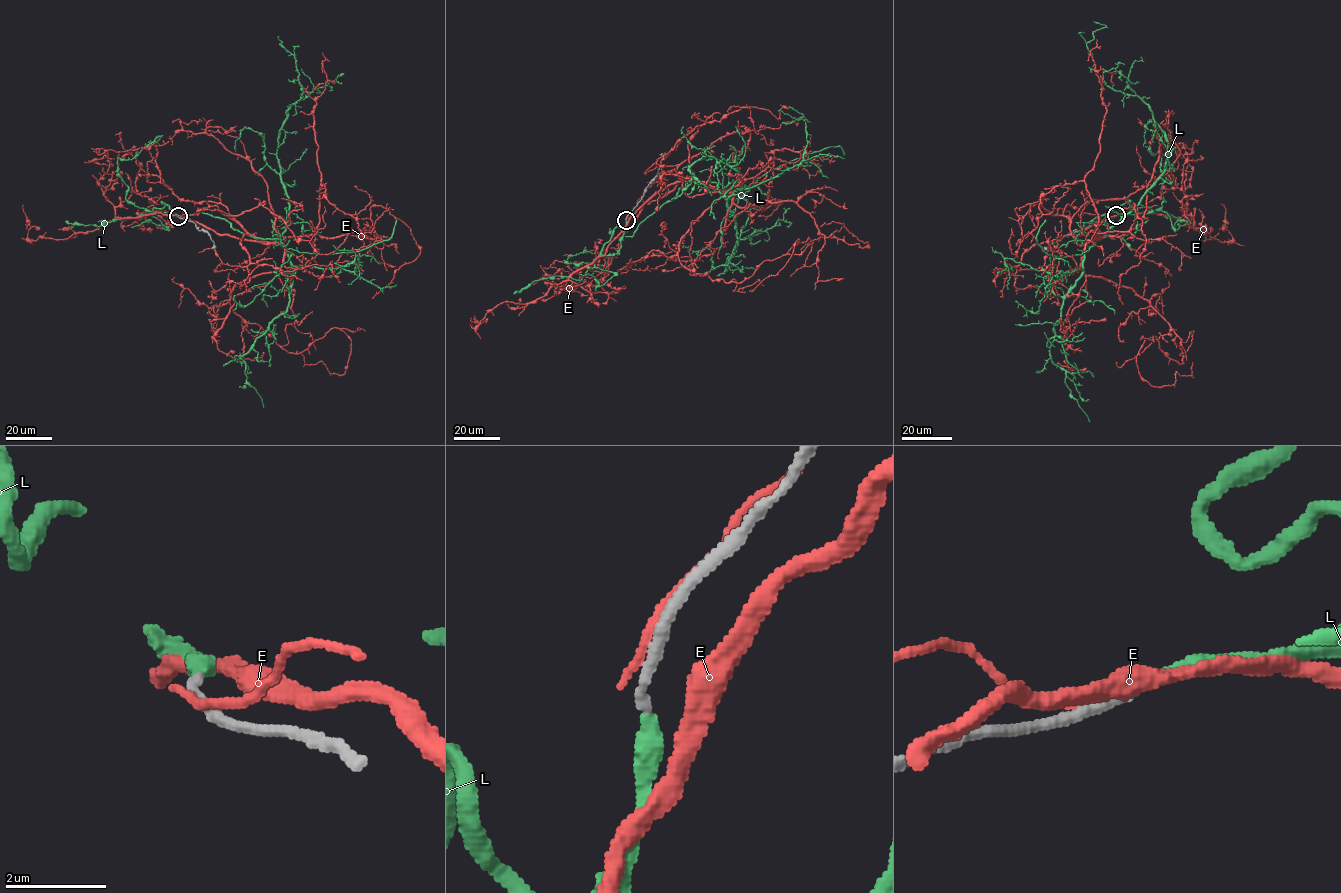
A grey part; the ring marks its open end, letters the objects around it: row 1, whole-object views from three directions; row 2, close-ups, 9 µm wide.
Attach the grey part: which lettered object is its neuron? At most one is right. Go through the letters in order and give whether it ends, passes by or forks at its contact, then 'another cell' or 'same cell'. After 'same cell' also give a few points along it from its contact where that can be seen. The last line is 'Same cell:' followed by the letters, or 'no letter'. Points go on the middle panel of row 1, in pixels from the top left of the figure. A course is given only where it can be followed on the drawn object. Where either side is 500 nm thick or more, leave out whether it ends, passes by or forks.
E: it ends; another cell
L: it ends; same cell; course (626, 221), (603, 255), (617, 222), (632, 236), (688, 182), (717, 182), (724, 271), (750, 213), (726, 199)
Same cell: L

